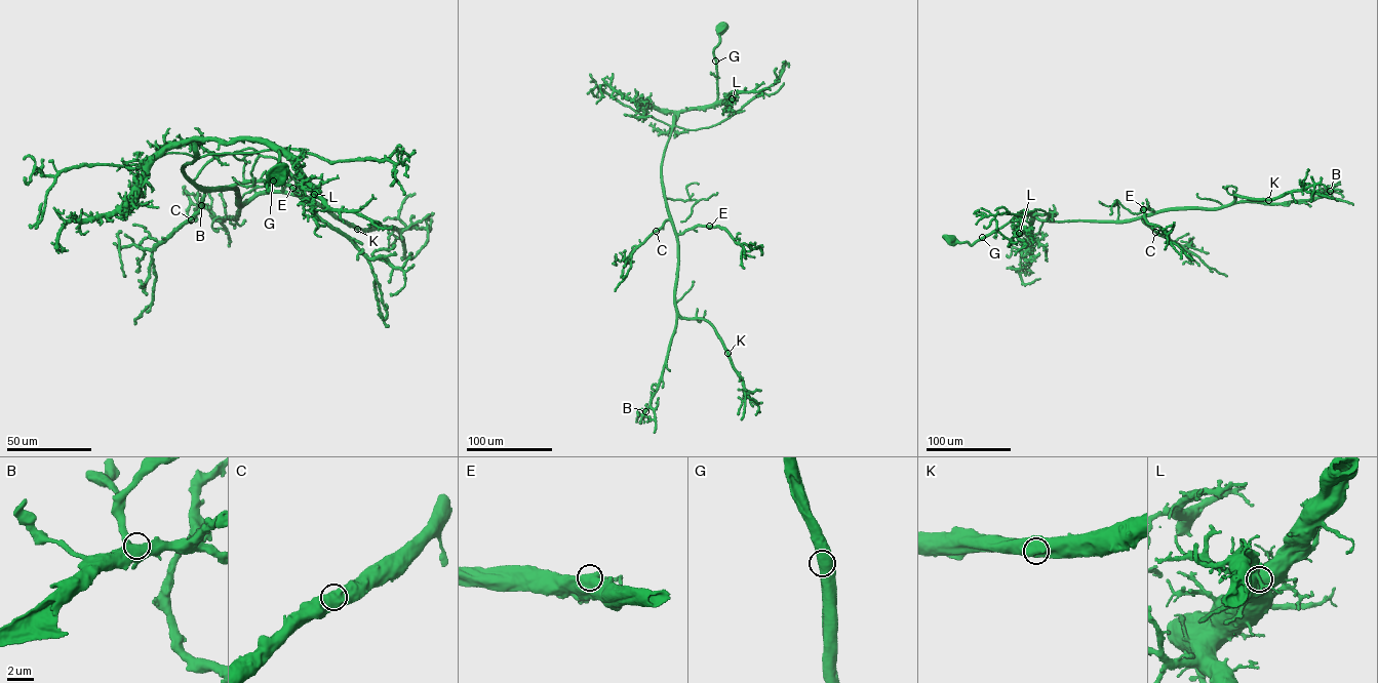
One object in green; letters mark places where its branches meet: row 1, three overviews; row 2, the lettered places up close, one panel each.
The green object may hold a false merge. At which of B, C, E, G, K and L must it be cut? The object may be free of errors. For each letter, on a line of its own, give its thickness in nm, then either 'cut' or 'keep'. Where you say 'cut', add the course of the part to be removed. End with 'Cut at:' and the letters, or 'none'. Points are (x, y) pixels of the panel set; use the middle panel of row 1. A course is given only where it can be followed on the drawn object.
B: 900 nm | keep
C: 1050 nm | keep
E: 1050 nm | keep
G: 1050 nm | cut | (715, 61), (717, 75), (711, 74)
K: 1000 nm | keep
L: 900 nm | keep
Cut at: G

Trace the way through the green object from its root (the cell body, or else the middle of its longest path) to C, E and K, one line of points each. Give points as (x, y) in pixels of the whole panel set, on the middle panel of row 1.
C: (721, 30), (713, 52), (717, 99), (709, 106), (679, 111), (673, 119), (662, 168), (669, 218), (656, 231)
E: (721, 30), (713, 52), (717, 99), (674, 115), (662, 168), (666, 209), (675, 231), (680, 234), (709, 226)
K: (721, 30), (713, 52), (717, 99), (674, 115), (662, 174), (677, 242), (676, 311), (706, 320), (727, 353)

